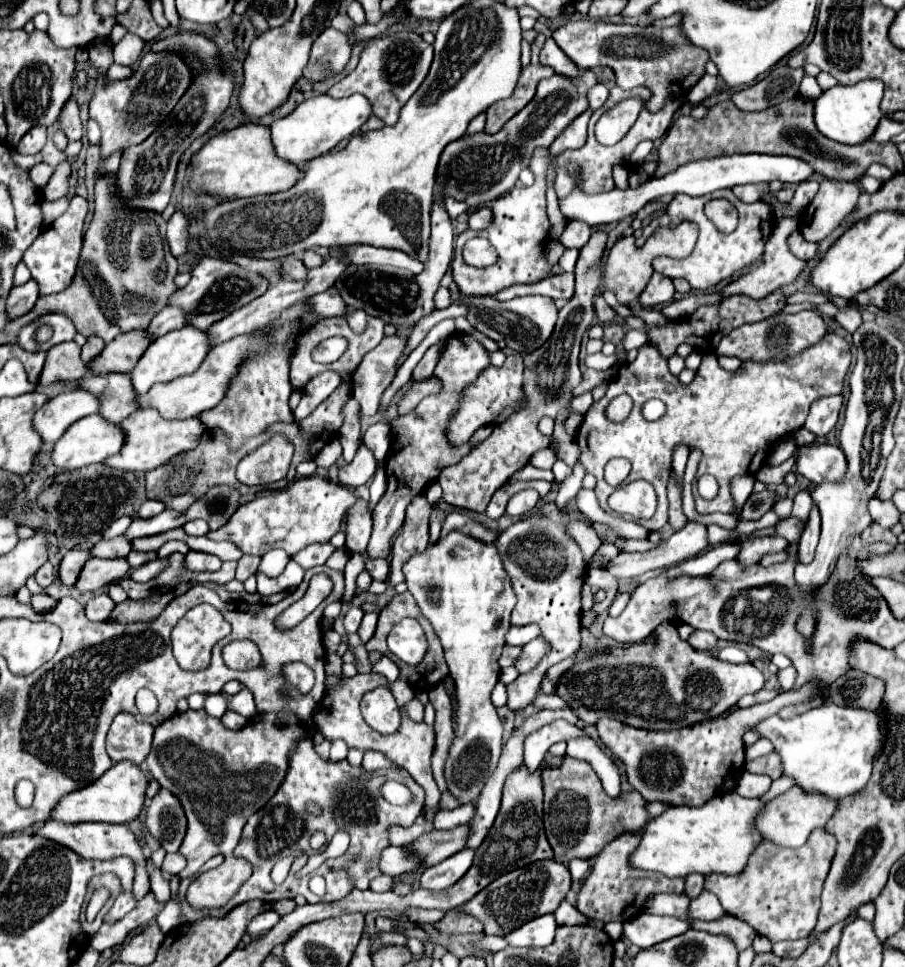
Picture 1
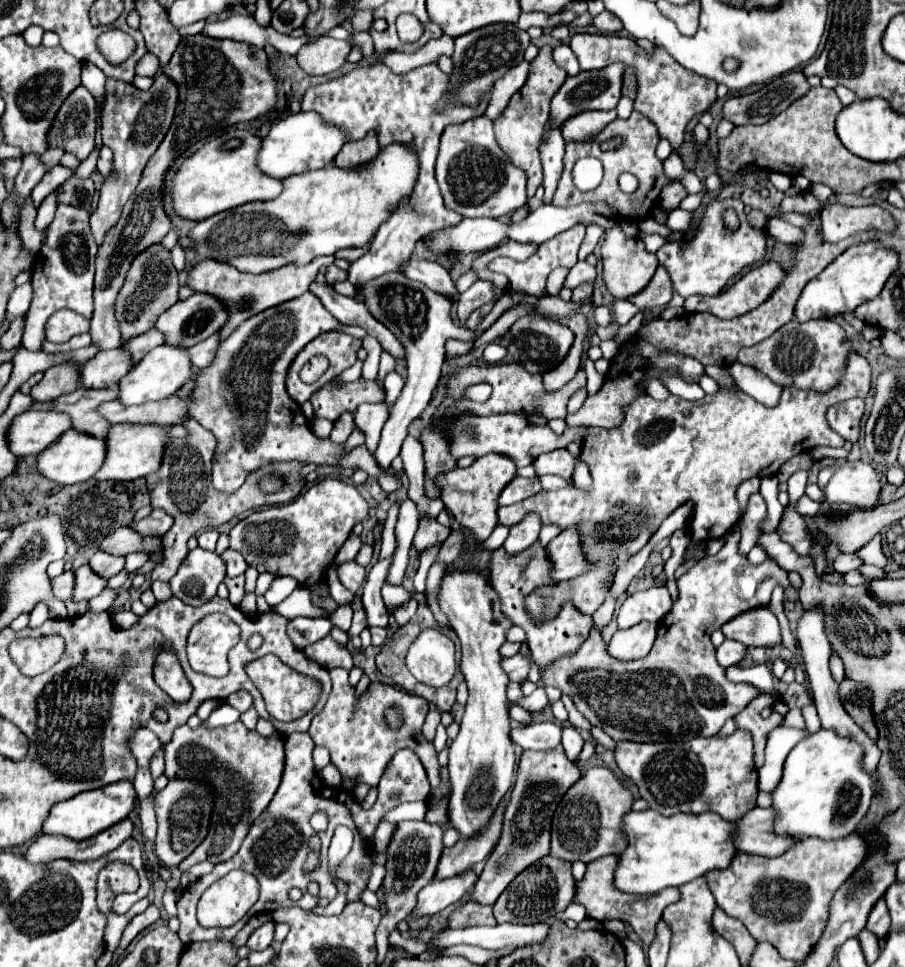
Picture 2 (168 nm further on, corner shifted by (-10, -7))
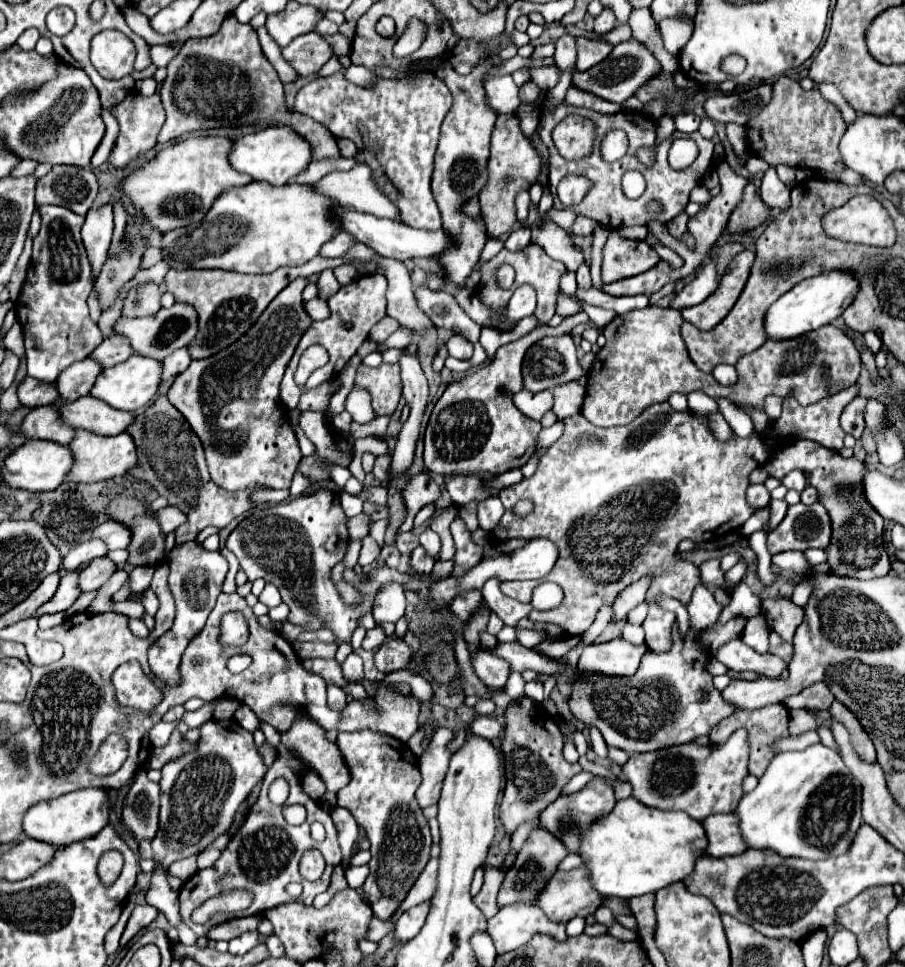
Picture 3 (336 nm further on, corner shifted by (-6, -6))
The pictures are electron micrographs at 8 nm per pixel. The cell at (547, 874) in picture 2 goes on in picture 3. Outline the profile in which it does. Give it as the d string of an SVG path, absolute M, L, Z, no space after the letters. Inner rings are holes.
M537 828L529 834L529 838L525 840L513 868L507 872L505 882L499 890L499 898L497 904L499 906L507 906L511 902L535 902L535 894L539 894L539 890L543 890L543 882L547 882L547 878L557 870L559 862L569 854L569 850L565 848L565 844L551 834L545 828Z

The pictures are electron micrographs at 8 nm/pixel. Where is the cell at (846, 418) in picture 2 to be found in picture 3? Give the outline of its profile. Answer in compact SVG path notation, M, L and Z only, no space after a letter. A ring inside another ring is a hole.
M857 396L855 400L851 400L847 404L847 408L841 414L841 426L843 426L845 434L861 438L861 434L865 430L865 422L863 422L865 404L867 404L867 398L861 398L861 396Z

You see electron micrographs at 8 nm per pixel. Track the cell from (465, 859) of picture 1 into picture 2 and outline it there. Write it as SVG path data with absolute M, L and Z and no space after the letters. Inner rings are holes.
M465 869L449 879L433 879L419 891L417 907L413 909L413 919L431 917L443 911L447 905L453 905L465 897L473 889L477 881L477 873L473 869Z

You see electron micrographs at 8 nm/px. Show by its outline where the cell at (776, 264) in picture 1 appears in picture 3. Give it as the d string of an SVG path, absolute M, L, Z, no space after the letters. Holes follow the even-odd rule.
M751 250L739 252L731 260L717 290L709 298L705 298L701 304L683 310L681 312L683 318L687 322L691 322L693 326L697 326L699 330L711 330L713 326L717 326L729 314L731 306L737 302L737 298L747 282L747 274L751 270L753 258L755 258L755 254Z

